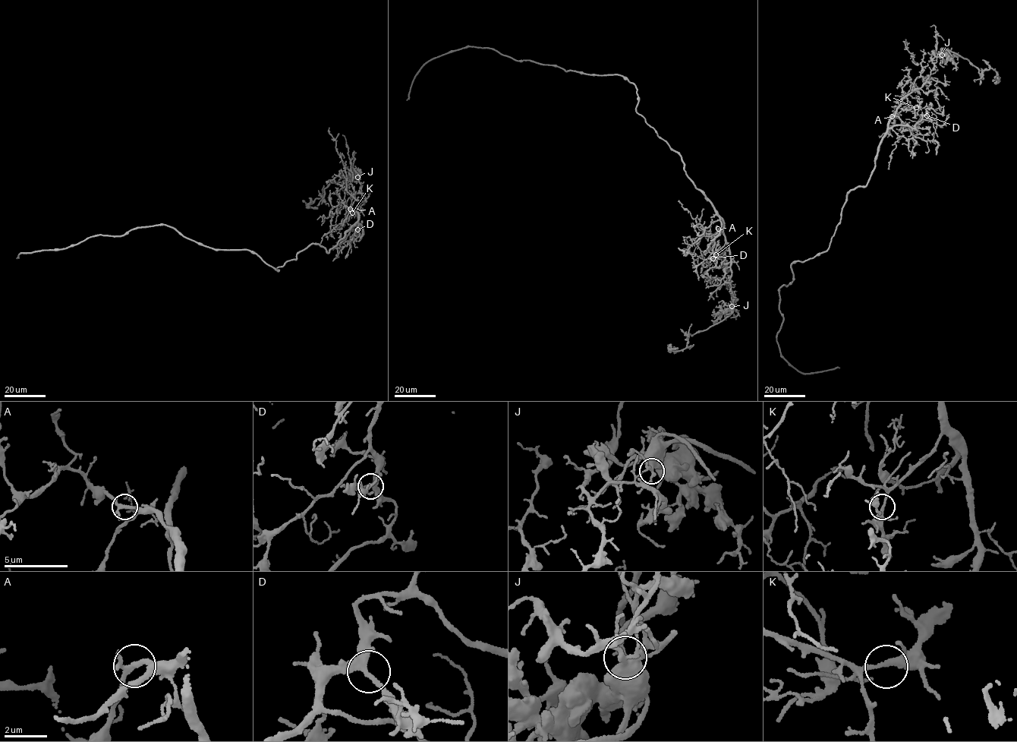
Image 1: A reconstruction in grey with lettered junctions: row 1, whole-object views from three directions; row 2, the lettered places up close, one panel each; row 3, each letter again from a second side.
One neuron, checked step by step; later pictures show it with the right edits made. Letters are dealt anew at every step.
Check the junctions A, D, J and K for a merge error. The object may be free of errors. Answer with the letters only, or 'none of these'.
J

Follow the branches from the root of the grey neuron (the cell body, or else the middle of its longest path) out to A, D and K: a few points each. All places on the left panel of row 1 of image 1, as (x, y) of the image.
A: (284, 263), (313, 244), (329, 252), (344, 237), (344, 231), (357, 221), (357, 212), (350, 208)
D: (284, 263), (313, 244), (329, 252), (344, 237), (344, 231), (357, 223), (363, 228), (361, 237), (357, 229)
K: (284, 263), (313, 244), (329, 252), (344, 237), (344, 231), (357, 221), (358, 206), (352, 213)

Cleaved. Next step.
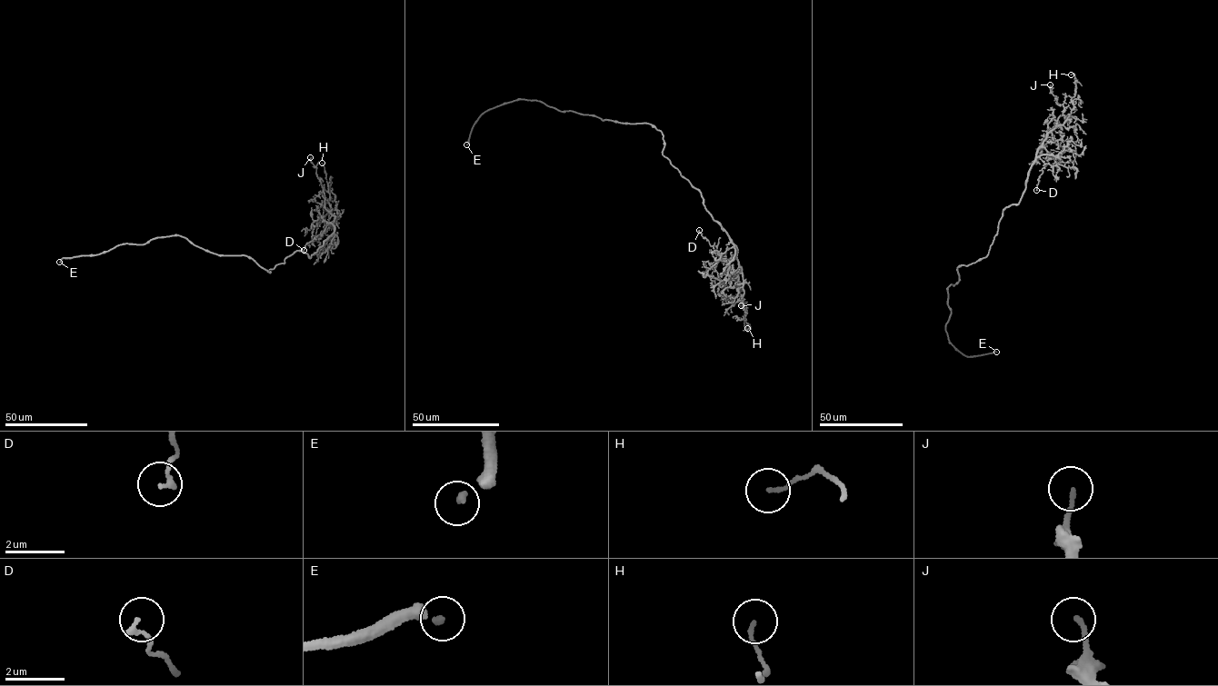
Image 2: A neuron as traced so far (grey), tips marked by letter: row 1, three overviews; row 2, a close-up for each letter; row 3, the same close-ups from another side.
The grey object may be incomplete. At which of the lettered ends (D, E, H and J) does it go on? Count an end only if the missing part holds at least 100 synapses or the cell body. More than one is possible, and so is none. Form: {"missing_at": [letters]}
{"missing_at": ["E"]}

